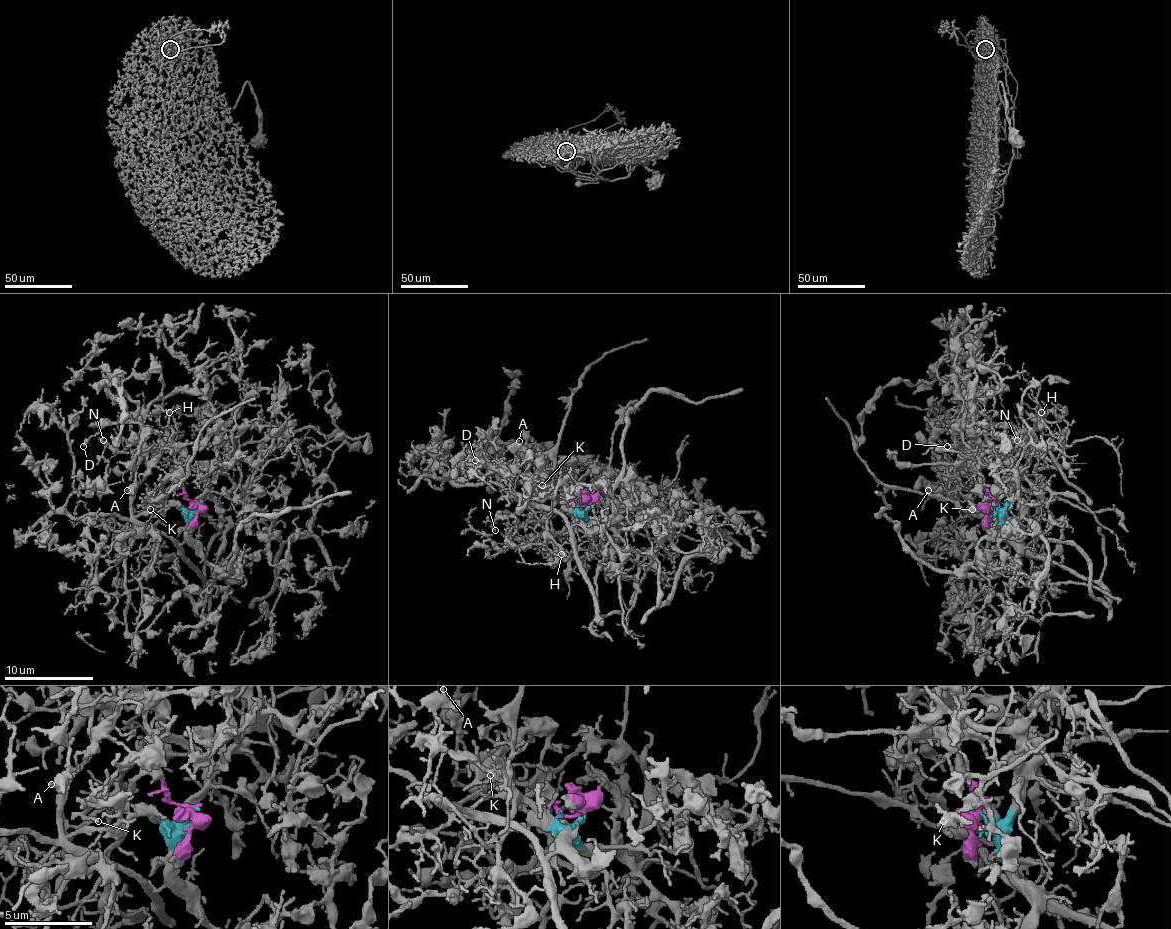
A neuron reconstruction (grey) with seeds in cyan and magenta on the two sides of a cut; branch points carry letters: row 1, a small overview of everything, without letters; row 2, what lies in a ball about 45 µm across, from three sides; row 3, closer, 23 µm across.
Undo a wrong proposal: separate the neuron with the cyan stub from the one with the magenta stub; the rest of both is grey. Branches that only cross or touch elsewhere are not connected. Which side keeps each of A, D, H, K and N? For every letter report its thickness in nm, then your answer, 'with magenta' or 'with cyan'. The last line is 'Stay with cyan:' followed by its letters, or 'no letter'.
A: 140 nm thick; with magenta
D: 130 nm thick; with magenta
H: 240 nm thick; with cyan
K: 130 nm thick; with magenta
N: 140 nm thick; with cyan
Stay with cyan: H, N

